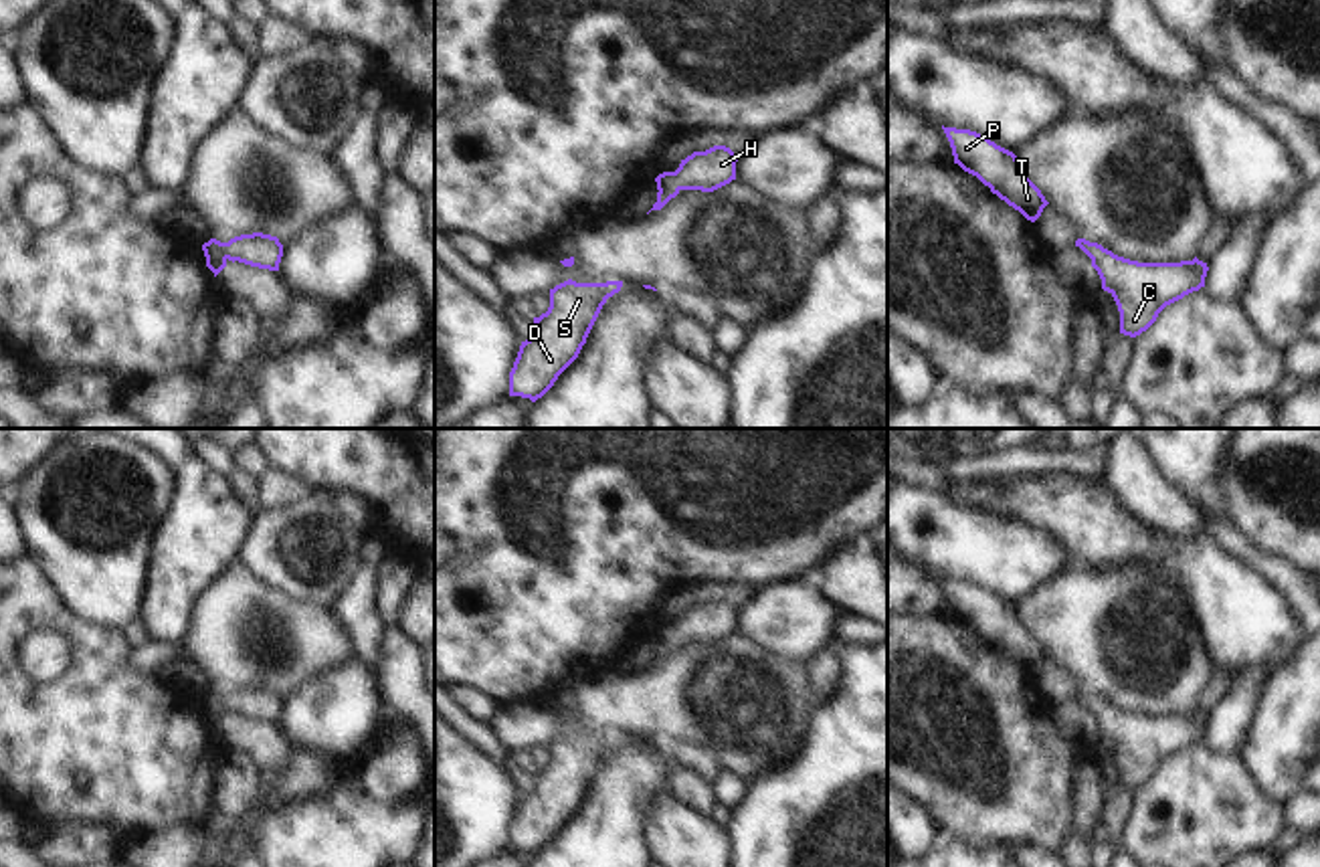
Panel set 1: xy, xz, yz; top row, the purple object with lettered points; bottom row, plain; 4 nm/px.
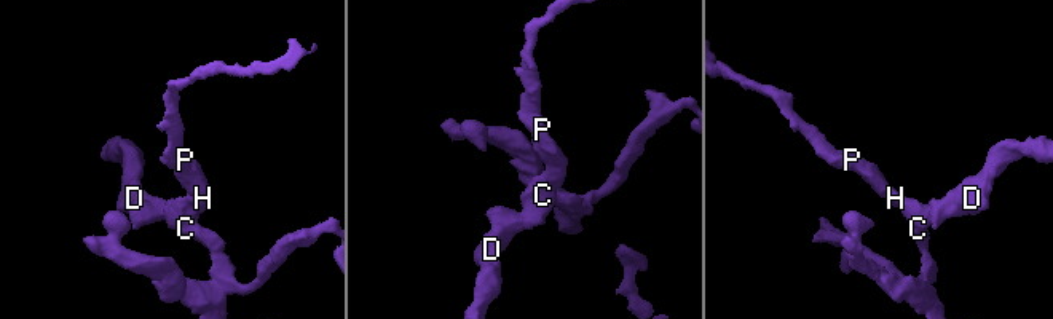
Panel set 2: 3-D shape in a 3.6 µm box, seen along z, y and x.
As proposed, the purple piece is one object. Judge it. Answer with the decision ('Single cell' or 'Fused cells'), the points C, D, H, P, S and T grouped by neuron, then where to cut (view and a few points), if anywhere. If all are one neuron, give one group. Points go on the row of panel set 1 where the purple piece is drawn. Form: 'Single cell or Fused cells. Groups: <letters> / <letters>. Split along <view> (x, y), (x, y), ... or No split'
Single cell. Groups: C D H P S T. No split.

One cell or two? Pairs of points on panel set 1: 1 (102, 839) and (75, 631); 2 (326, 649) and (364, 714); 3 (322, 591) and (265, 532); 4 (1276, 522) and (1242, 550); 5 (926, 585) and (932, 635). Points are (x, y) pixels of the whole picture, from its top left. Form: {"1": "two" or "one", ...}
{"1": "two", "2": "two", "3": "one", "4": "two", "5": "two"}

